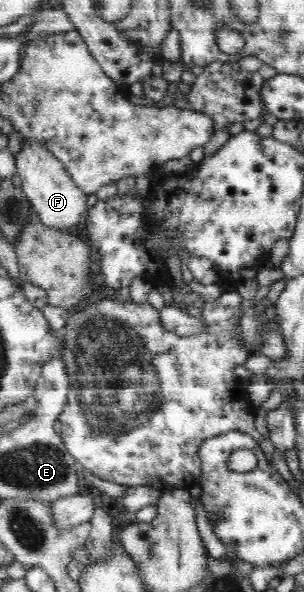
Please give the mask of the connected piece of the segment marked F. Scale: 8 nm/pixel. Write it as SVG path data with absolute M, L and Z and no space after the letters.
M35 138L22 140L22 149L16 156L16 172L21 178L21 188L26 199L44 225L56 229L76 228L82 215L88 211L88 195L71 179L66 166L52 155L48 148Z

